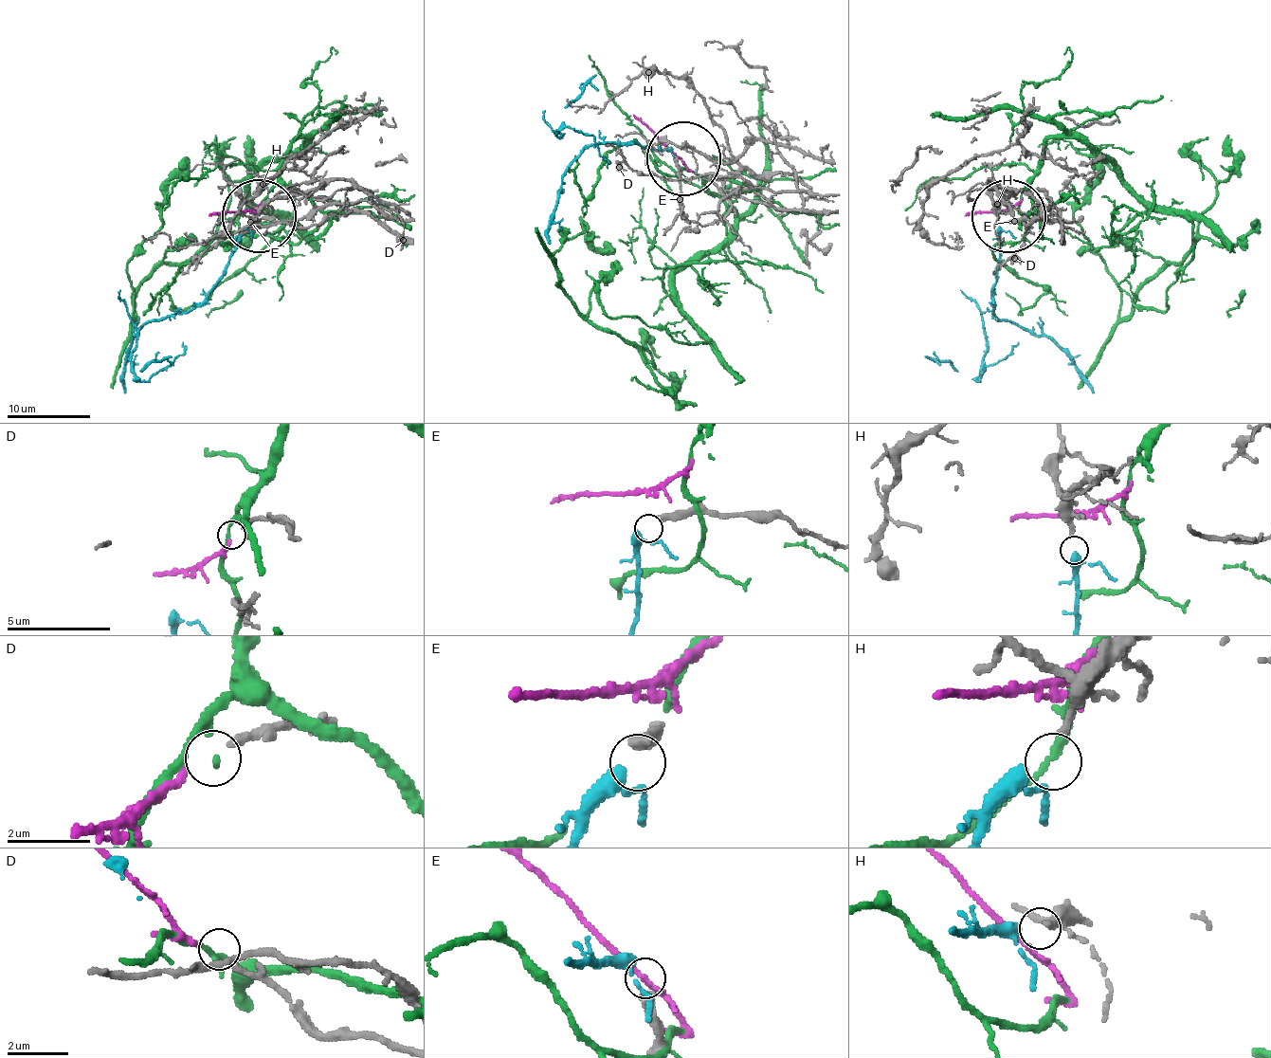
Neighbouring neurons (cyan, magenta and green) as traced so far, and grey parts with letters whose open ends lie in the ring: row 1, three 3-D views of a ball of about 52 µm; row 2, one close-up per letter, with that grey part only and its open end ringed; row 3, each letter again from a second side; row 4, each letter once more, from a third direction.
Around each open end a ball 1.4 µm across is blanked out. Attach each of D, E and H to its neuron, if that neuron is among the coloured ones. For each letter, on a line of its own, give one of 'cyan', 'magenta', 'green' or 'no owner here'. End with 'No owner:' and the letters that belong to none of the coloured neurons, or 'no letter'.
D: magenta
E: cyan
H: no owner here
No owner: H

